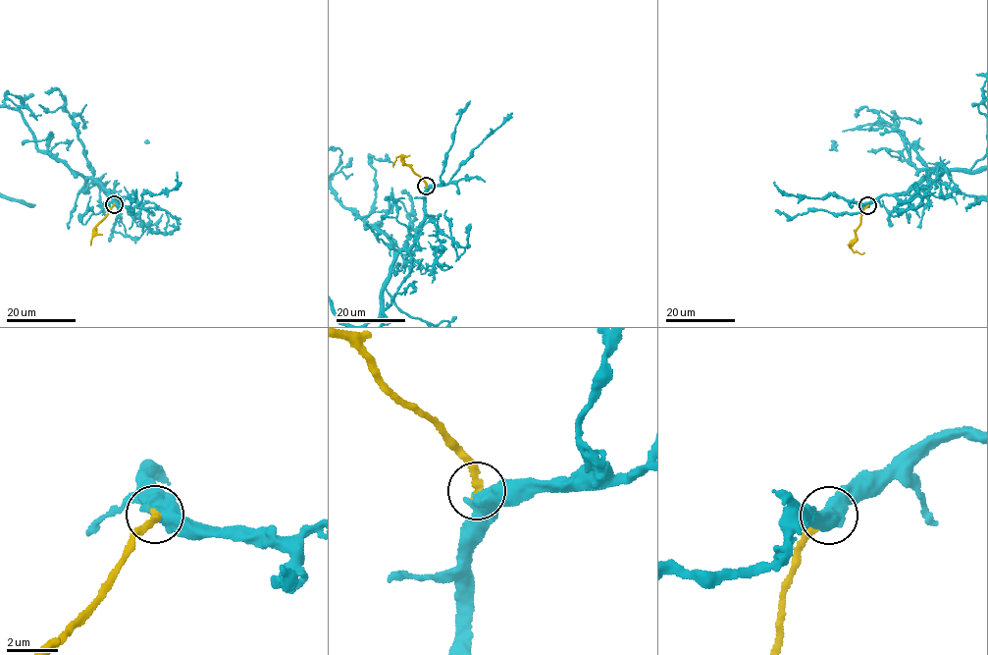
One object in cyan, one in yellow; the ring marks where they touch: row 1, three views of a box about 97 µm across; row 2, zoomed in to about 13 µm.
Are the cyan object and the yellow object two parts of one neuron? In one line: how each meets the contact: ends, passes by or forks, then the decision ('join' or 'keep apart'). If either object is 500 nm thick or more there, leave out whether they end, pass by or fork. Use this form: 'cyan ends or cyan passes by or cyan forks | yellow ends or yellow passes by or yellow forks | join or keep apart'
join

